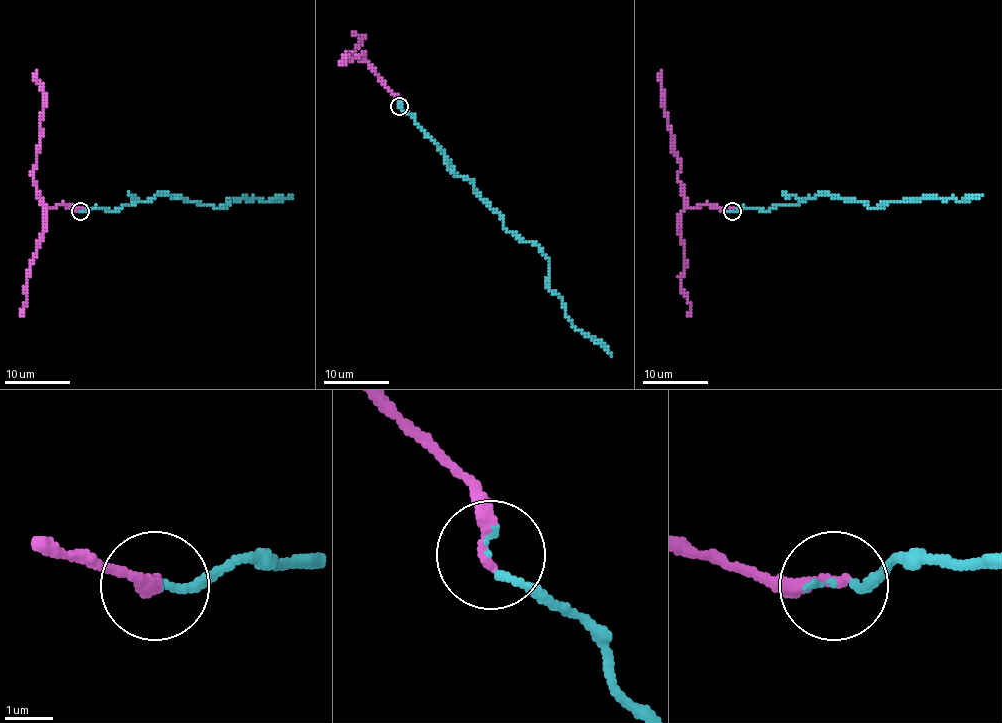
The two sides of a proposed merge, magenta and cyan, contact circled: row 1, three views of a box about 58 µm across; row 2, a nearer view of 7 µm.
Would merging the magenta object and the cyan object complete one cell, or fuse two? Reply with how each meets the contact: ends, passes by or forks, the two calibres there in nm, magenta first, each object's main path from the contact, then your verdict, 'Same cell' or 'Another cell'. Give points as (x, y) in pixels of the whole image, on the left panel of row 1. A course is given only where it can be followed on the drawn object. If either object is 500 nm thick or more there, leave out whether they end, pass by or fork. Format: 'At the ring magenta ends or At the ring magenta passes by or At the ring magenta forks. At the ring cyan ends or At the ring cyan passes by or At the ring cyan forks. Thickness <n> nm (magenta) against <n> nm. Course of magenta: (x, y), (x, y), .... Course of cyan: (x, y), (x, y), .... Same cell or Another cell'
At the ring magenta ends. At the ring cyan ends. Thickness 320 nm (magenta) against 130 nm. Course of magenta: (80, 210), (65, 205), (49, 207), (37, 191), (36, 158), (44, 107), (37, 70). Course of cyan: (80, 210), (96, 207), (116, 210), (158, 194), (219, 207), (244, 197), (291, 196). Same cell

